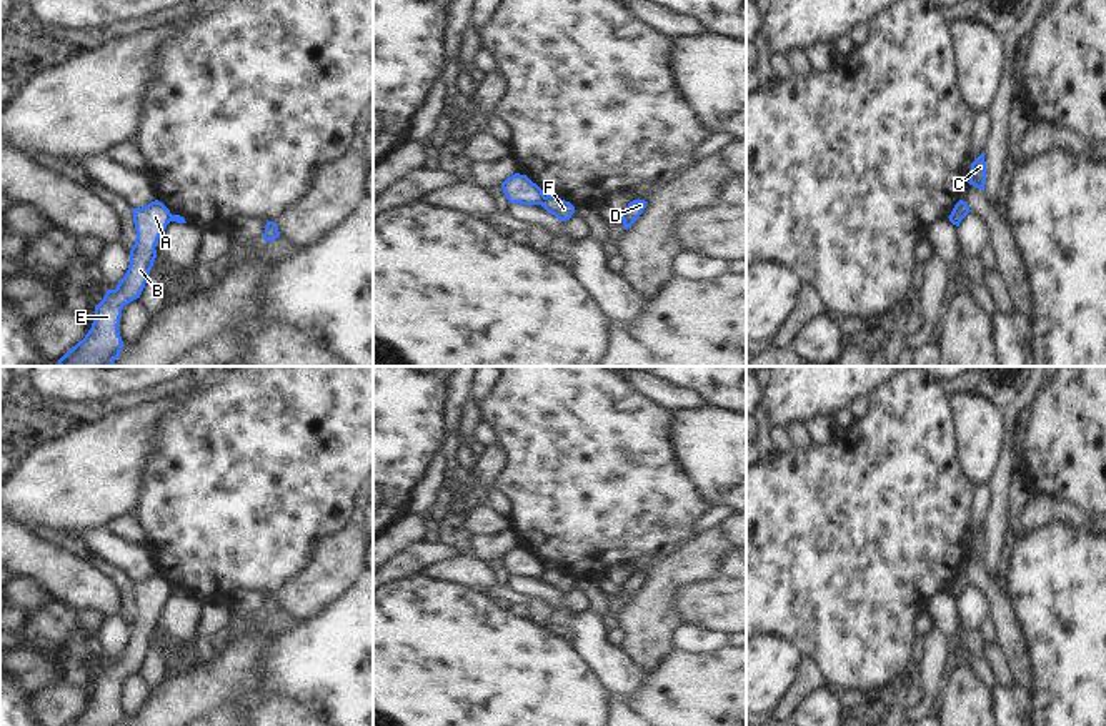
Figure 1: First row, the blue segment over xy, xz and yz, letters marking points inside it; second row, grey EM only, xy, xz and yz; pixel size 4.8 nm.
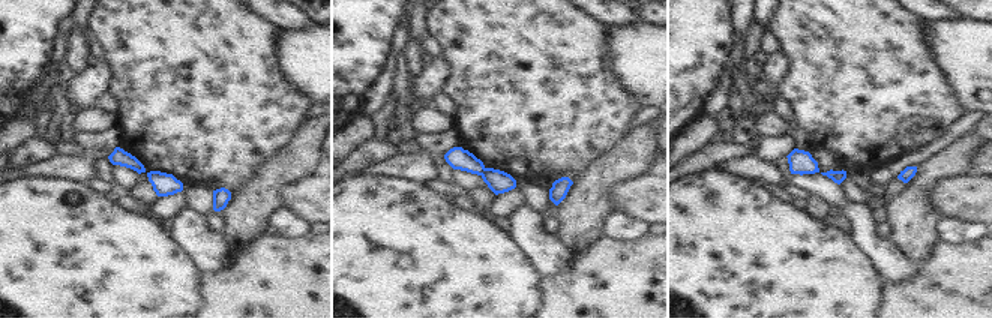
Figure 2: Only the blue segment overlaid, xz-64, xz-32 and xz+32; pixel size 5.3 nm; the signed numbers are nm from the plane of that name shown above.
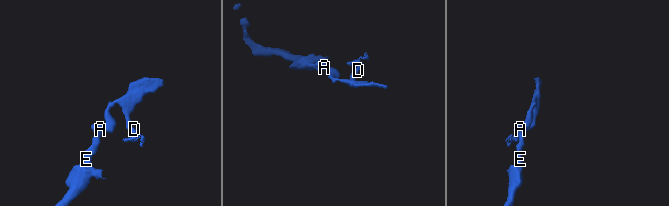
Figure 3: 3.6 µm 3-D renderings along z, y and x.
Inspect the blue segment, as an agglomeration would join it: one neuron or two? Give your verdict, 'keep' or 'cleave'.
cleave

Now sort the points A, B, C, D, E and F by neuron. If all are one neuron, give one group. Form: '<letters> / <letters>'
A B E / C D F

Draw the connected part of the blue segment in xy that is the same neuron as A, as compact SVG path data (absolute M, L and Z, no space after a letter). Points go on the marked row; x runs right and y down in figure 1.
M158 200L132 211L137 238L130 250L128 270L115 290L107 290L95 306L92 328L58 360L60 366L112 366L120 358L125 346L118 331L122 310L140 298L157 258L158 238L172 221L170 210Z

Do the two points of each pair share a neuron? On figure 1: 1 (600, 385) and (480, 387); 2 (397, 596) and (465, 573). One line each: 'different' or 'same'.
1: different
2: different

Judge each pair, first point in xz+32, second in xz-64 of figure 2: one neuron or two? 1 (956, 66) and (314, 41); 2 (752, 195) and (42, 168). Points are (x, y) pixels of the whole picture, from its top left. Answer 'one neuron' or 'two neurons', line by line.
1: one neuron
2: two neurons

